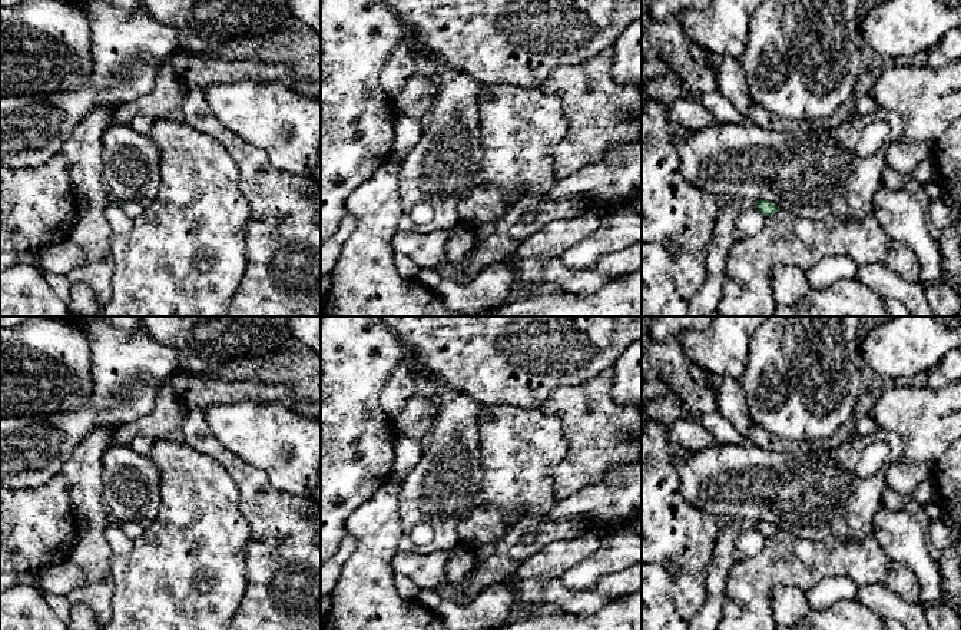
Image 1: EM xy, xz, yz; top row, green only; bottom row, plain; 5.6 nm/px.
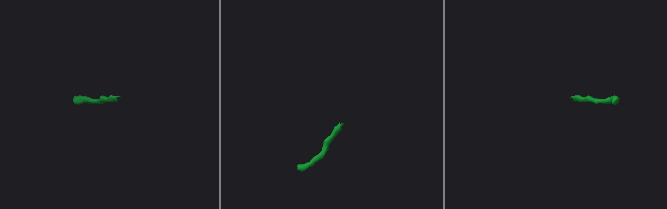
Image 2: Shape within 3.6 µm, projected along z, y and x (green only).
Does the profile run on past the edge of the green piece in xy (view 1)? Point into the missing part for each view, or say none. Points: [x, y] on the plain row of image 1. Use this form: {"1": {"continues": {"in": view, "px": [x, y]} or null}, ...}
{"1": {"continues": {"in": "xy", "px": [133, 530]}}}

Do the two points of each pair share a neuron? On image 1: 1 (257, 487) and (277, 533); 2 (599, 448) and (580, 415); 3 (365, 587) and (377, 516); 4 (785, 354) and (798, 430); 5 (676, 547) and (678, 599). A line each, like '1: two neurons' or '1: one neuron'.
1: one neuron
2: one neuron
3: one neuron
4: one neuron
5: one neuron

